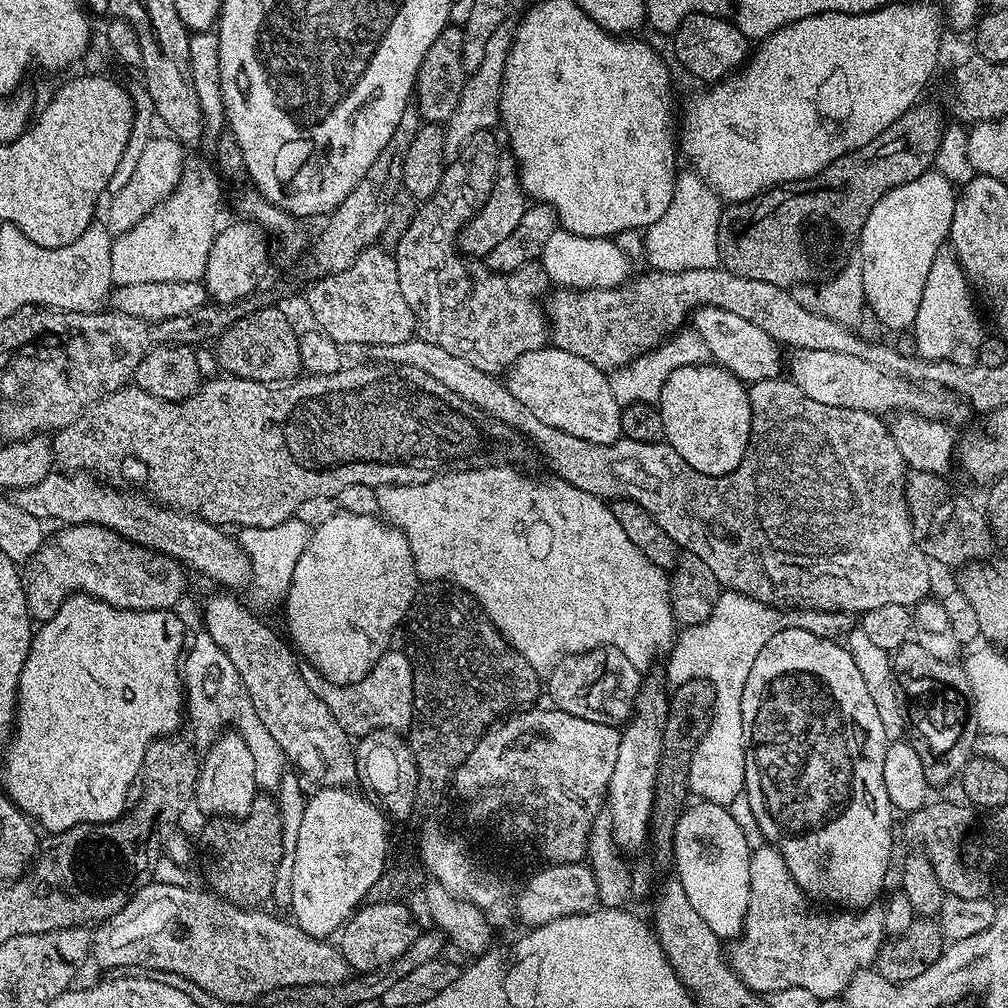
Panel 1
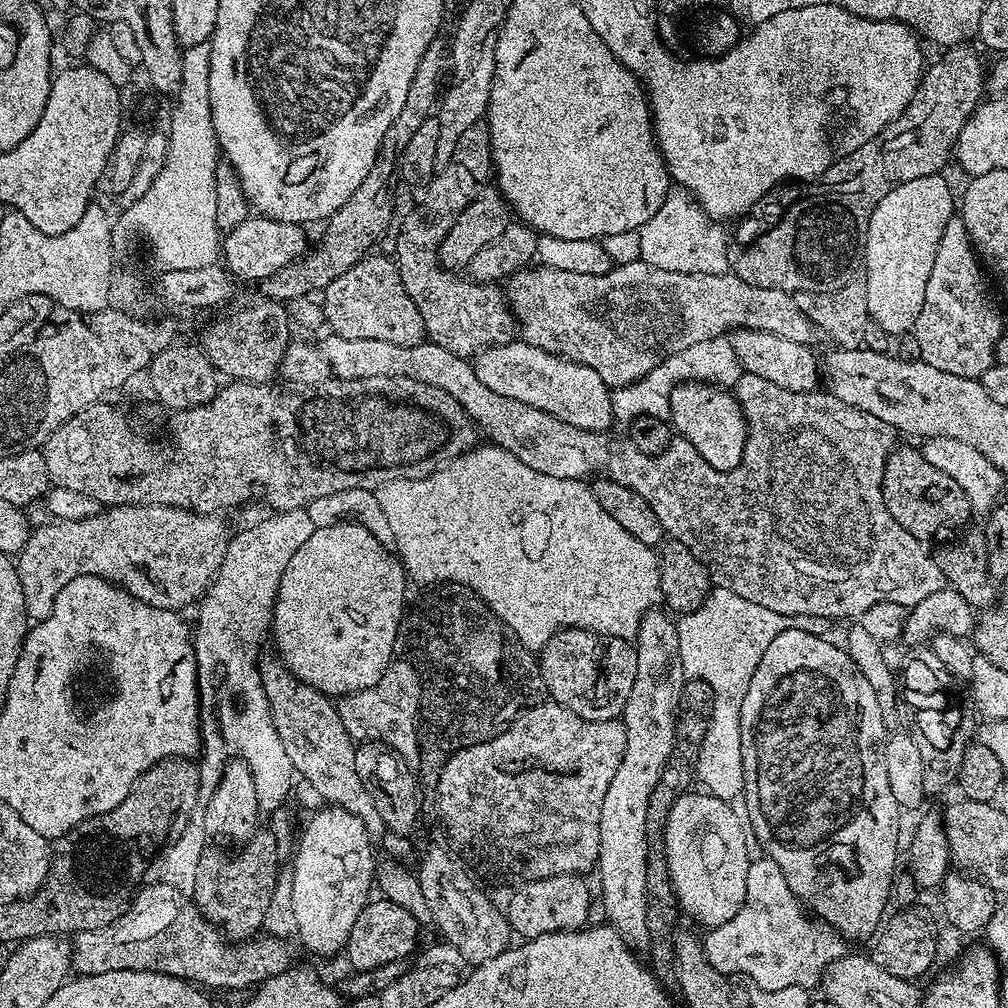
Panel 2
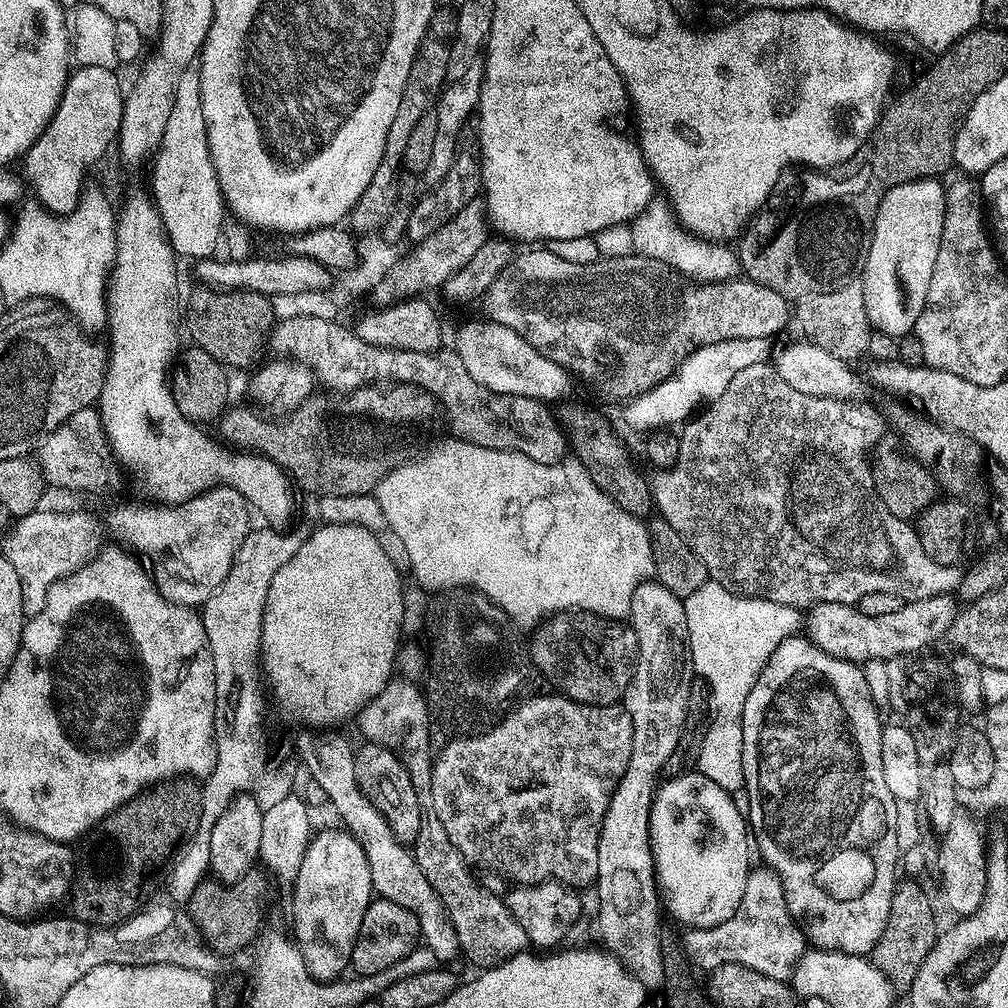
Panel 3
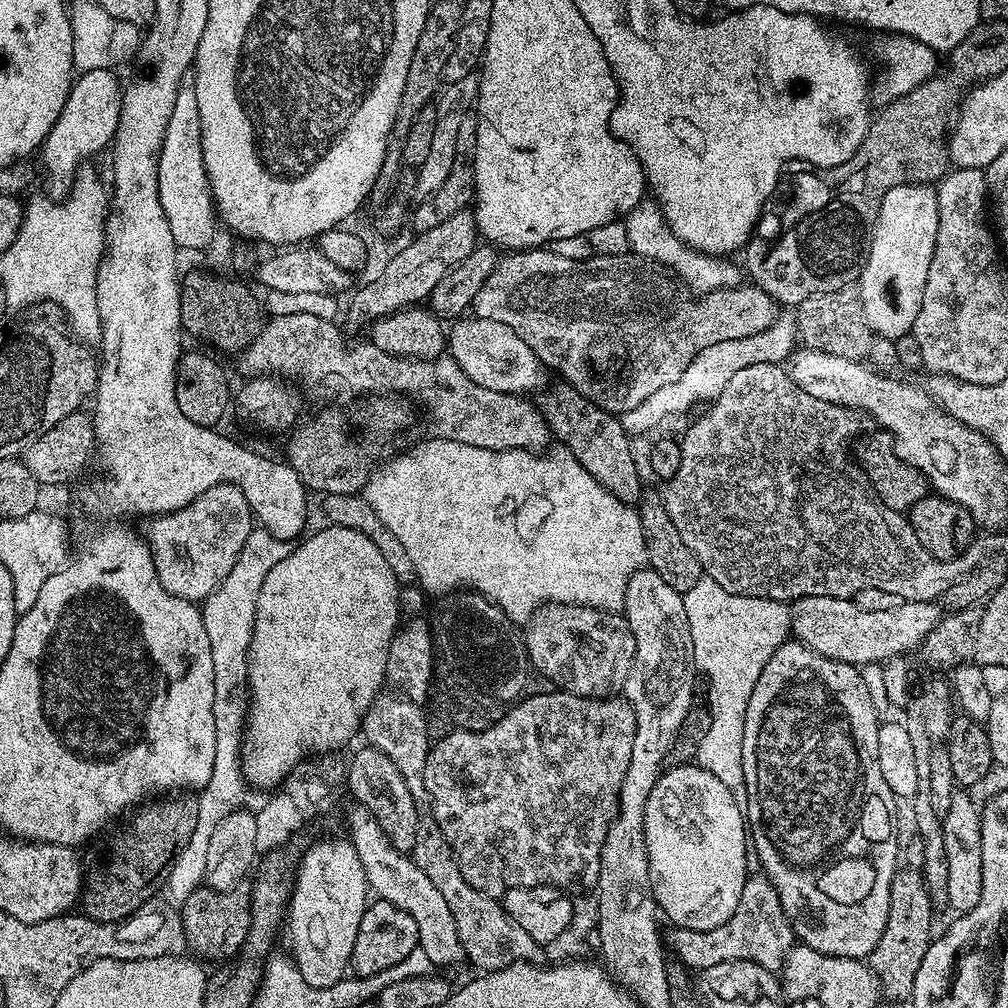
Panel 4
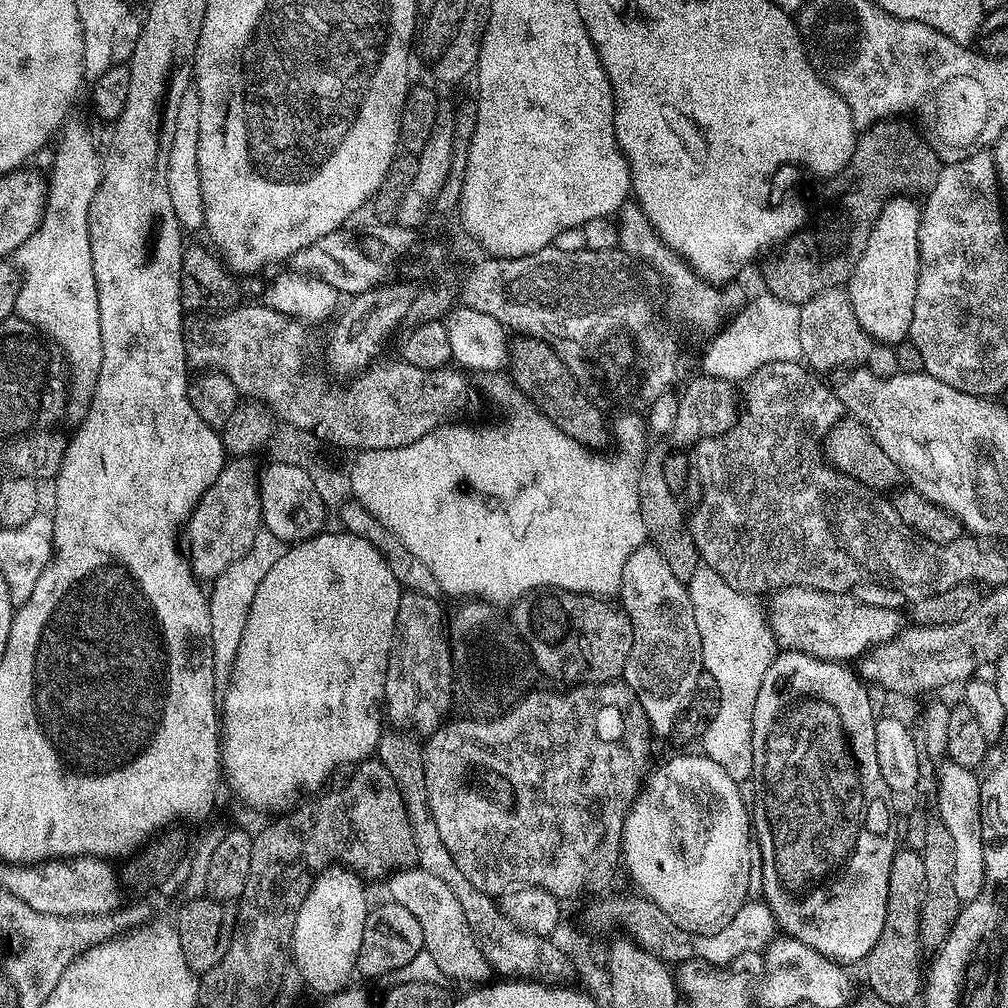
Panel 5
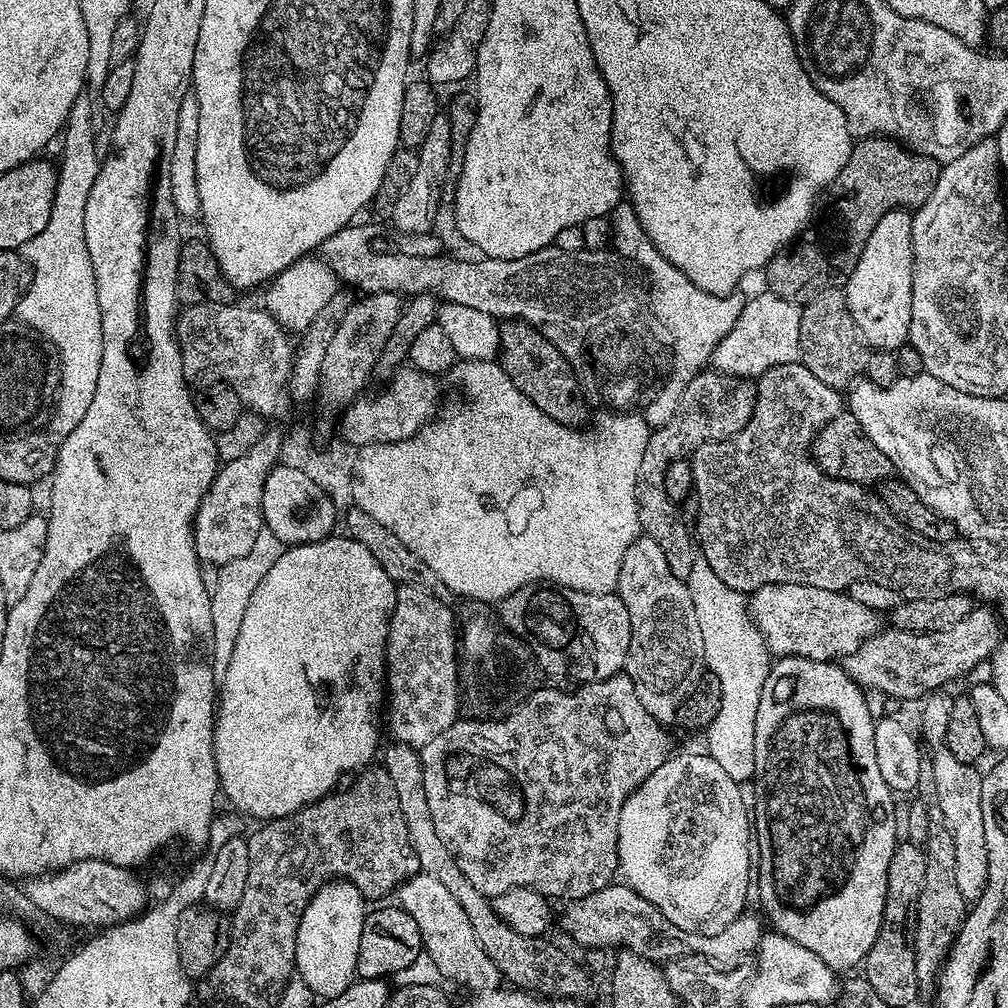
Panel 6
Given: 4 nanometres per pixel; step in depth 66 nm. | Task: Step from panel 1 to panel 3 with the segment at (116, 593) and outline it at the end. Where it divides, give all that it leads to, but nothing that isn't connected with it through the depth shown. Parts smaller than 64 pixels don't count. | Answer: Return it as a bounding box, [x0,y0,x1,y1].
[2,486,250,617]

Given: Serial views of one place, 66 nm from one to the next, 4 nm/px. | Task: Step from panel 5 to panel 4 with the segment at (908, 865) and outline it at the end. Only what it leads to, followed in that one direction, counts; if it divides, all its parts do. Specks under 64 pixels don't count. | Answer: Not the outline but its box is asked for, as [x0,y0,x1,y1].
[866,867,934,1001]

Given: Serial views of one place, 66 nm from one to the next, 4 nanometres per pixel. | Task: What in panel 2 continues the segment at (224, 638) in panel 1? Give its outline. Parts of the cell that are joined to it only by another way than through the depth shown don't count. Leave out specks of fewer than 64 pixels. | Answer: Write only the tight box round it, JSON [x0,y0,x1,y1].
[259,658,385,836]

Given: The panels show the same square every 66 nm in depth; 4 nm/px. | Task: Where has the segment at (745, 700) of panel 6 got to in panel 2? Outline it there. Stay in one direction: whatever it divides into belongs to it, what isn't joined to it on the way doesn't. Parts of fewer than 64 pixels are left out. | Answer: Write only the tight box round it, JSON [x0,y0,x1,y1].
[678,587,831,801]

